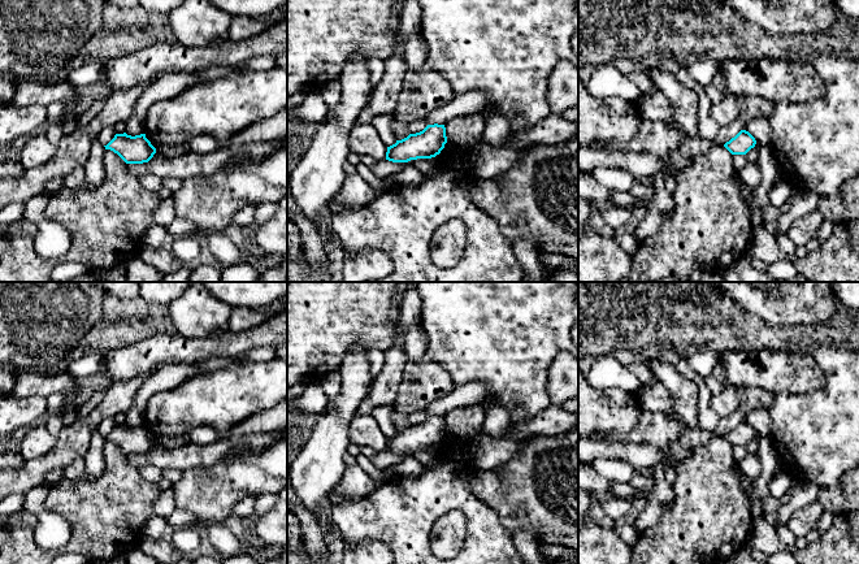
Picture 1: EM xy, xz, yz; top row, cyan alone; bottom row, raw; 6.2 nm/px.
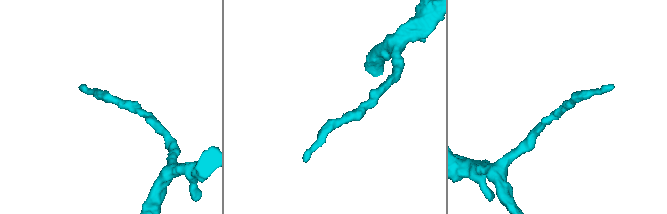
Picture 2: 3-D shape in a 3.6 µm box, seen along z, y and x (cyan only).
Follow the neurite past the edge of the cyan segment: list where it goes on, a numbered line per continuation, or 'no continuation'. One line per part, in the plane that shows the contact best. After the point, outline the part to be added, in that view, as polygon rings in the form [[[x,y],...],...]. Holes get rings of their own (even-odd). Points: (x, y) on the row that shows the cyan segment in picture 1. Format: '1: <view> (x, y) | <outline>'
no continuation

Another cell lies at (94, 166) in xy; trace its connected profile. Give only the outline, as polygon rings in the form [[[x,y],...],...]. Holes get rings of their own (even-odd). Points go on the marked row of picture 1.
[[[95,140],[91,146],[88,159],[83,166],[86,172],[83,187],[92,188],[104,181],[104,153],[104,144],[99,140]]]

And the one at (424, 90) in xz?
[[[425,62],[416,70],[407,70],[394,117],[409,123],[428,117],[454,97],[448,81]]]

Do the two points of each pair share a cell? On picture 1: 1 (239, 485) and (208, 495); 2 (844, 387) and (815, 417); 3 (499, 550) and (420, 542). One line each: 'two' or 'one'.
1: one
2: one
3: one

